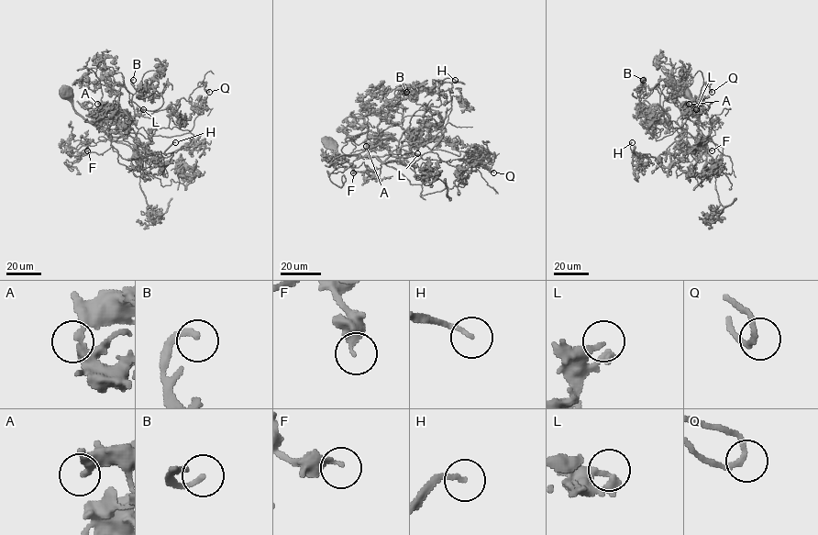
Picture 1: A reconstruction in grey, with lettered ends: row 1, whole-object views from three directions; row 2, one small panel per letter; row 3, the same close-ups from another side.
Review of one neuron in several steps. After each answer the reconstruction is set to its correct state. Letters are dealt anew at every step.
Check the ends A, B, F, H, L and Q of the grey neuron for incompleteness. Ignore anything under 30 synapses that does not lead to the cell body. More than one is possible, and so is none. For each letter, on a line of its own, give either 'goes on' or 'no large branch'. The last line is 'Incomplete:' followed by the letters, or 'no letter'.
A: no large branch
B: no large branch
F: no large branch
H: no large branch
L: no large branch
Q: no large branch
Incomplete: no letter

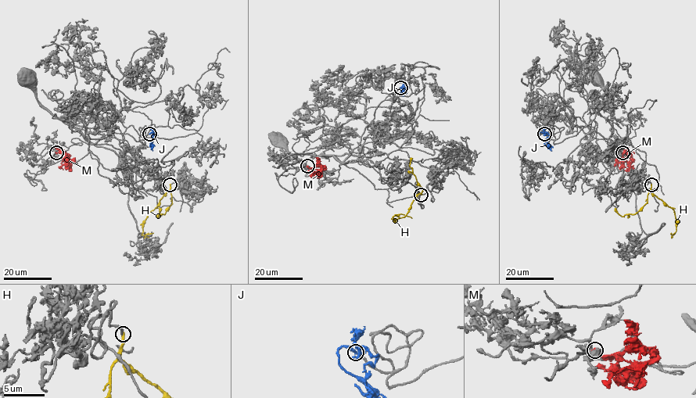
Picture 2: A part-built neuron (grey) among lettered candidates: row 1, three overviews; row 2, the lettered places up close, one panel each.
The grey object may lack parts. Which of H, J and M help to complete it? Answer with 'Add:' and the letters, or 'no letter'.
Add: J

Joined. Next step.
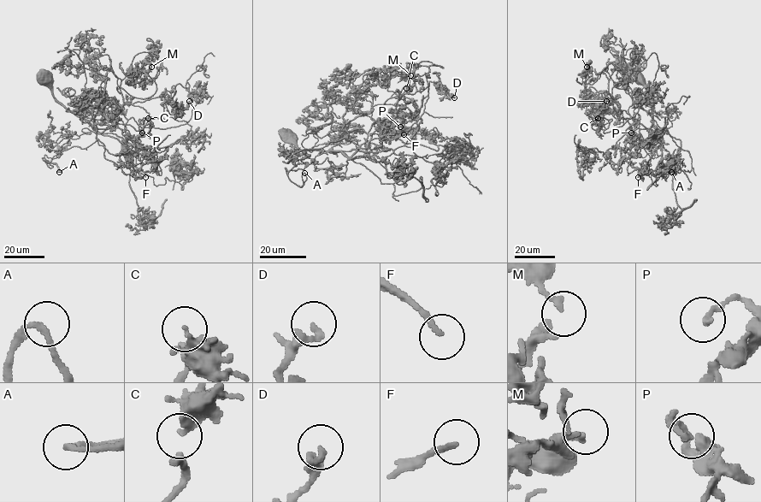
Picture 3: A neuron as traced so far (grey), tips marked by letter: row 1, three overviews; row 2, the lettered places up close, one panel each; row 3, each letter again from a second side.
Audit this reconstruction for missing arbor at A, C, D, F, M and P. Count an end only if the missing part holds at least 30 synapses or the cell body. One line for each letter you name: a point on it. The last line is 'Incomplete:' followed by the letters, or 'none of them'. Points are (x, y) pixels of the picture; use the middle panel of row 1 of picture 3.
Incomplete: none of them

